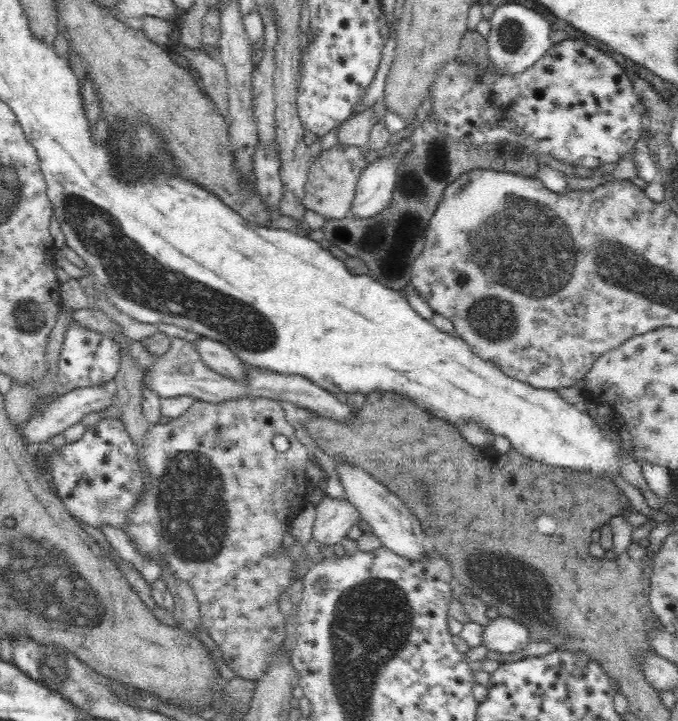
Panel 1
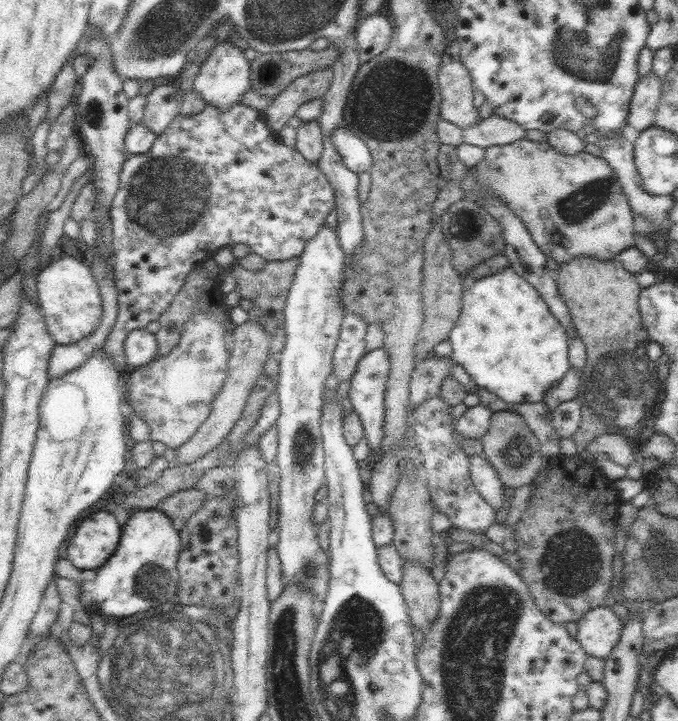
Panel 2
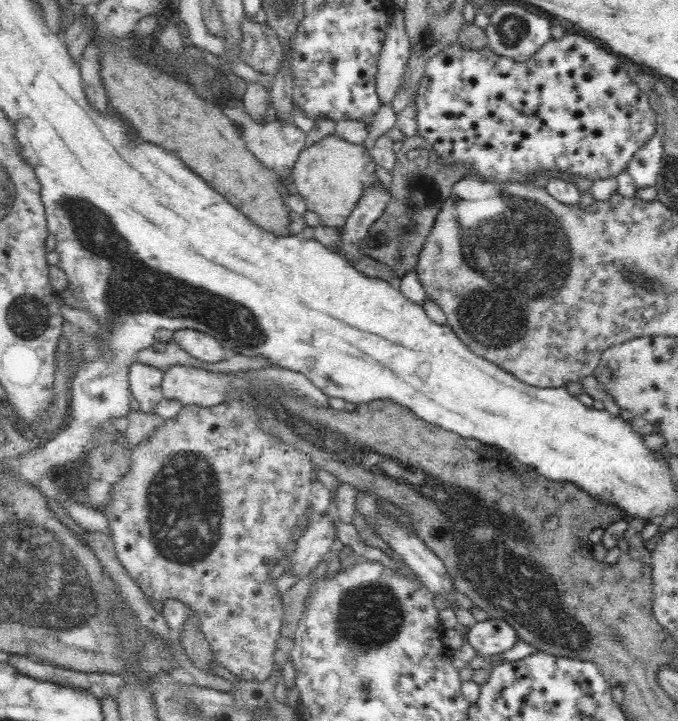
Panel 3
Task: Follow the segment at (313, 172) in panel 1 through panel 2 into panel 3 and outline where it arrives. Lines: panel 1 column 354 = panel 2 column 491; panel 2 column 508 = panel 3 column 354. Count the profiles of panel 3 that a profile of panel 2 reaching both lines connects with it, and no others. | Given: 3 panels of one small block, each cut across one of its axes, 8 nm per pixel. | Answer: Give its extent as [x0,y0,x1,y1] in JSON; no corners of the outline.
[292,134,379,229]

